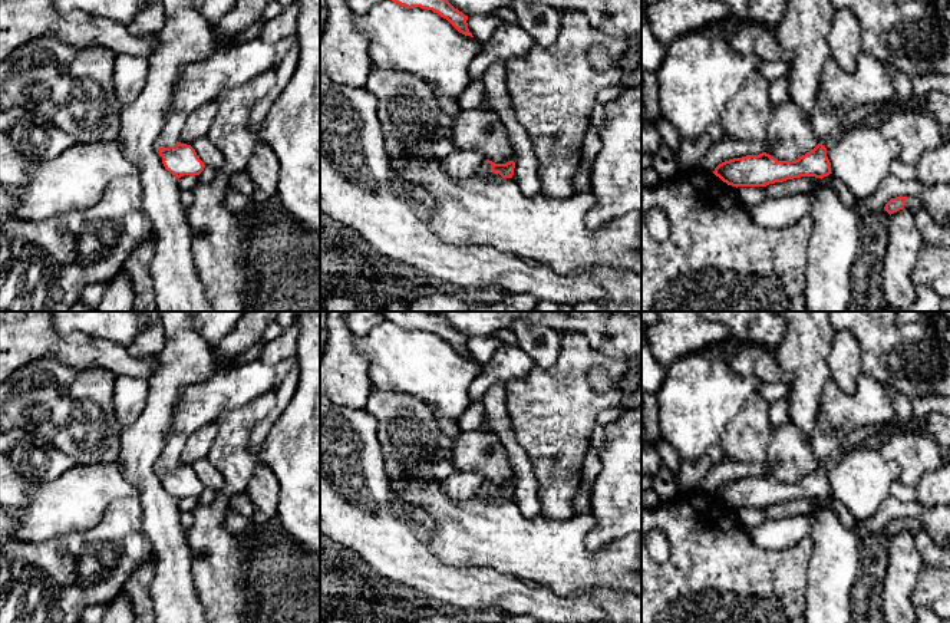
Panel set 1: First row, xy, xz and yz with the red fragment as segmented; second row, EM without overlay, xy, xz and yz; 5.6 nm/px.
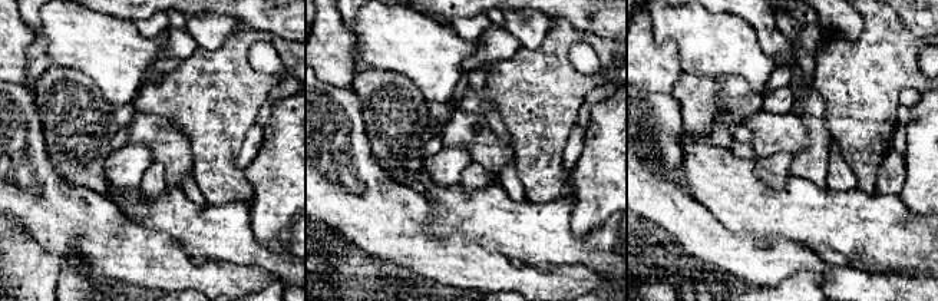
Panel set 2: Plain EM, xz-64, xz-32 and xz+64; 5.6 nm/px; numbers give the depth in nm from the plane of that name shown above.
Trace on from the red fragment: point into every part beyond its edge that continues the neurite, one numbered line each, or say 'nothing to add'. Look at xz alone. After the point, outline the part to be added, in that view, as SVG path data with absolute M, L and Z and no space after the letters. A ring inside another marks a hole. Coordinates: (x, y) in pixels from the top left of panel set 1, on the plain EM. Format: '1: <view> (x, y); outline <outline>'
1: xz (485, 493); outline M485 482L482 487L481 487L481 491L478 494L478 498L481 500L492 500L492 501L498 501L501 500L501 497L498 494L492 494L491 492L491 485L488 482Z

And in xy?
1: xy (200, 404); outline M261 359L228 372L217 370L205 380L185 388L178 398L158 469L175 468L179 464L181 448L198 428L215 422L215 418L224 412L240 409L271 390L276 390L276 366Z

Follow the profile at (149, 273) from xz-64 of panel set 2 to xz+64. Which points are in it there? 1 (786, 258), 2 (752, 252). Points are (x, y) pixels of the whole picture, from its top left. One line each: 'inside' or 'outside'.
1: inside
2: inside

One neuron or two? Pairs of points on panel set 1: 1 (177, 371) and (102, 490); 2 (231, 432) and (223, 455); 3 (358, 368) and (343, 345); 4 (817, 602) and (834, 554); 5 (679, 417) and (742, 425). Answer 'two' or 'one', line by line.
1: two
2: one
3: one
4: one
5: two

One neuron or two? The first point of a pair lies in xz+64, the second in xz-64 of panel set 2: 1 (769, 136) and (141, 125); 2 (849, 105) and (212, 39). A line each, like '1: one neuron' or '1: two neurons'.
1: one neuron
2: two neurons

